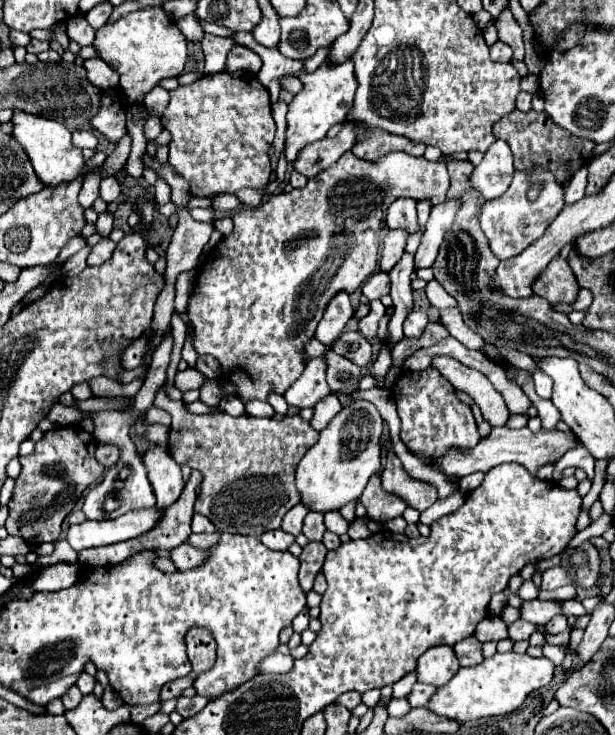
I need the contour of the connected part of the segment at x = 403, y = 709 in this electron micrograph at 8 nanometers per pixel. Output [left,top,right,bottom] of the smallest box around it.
[387,697,411,717]

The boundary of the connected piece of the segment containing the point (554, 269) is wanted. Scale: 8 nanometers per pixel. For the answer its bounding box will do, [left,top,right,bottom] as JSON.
[533,255,581,305]

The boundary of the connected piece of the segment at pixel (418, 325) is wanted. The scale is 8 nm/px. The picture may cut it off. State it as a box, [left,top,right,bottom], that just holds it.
[403,311,429,337]

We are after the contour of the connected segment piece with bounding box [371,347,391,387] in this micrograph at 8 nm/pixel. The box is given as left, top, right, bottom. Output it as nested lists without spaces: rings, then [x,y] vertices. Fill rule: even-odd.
[[[381,347],[379,355],[375,357],[375,363],[371,365],[371,375],[379,379],[377,387],[383,387],[383,375],[389,371],[389,367],[391,367],[391,351],[387,347]]]

